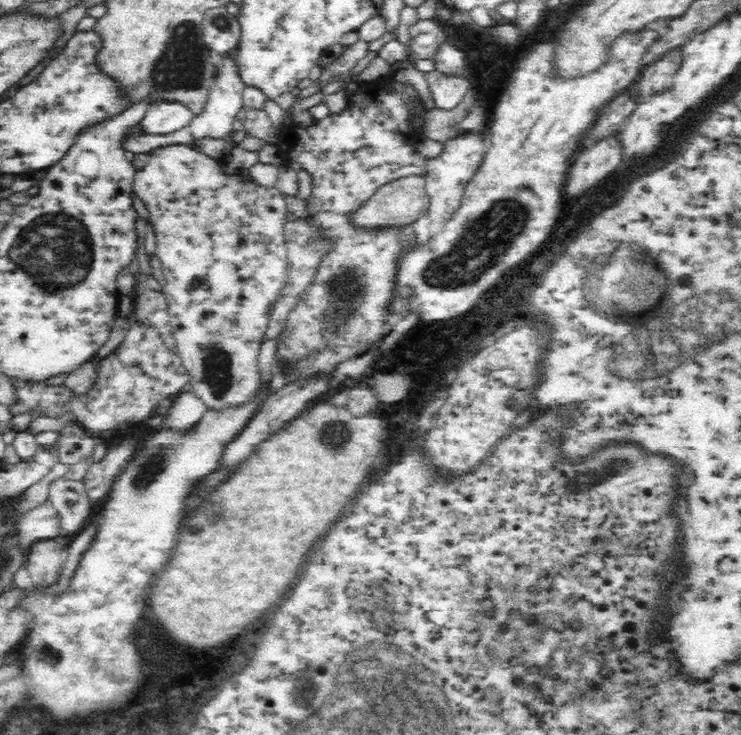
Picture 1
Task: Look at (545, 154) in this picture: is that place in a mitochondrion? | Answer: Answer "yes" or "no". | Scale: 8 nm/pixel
no

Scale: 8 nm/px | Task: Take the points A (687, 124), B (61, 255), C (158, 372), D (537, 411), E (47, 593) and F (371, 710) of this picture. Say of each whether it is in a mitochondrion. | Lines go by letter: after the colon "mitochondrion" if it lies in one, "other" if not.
A: other
B: mitochondrion
C: other
D: other
E: other
F: mitochondrion

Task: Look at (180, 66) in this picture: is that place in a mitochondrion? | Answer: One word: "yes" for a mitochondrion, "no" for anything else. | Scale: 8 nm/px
yes

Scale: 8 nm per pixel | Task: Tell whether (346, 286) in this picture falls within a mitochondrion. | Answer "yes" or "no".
yes

